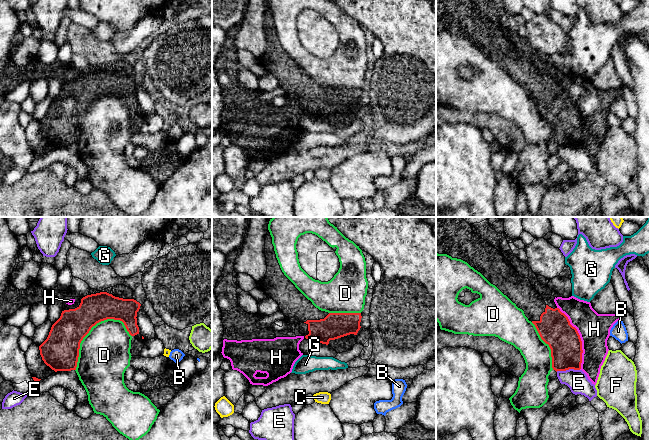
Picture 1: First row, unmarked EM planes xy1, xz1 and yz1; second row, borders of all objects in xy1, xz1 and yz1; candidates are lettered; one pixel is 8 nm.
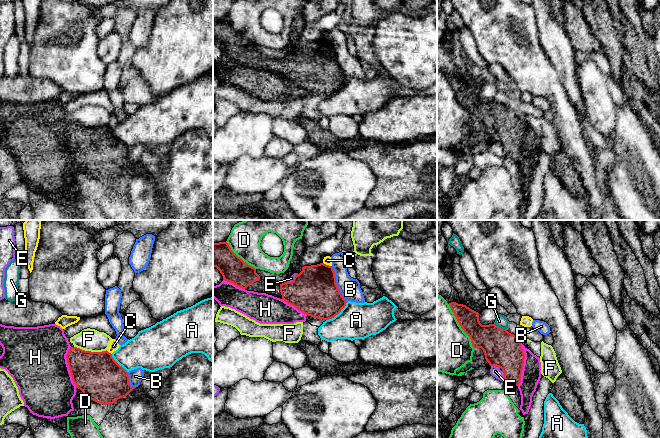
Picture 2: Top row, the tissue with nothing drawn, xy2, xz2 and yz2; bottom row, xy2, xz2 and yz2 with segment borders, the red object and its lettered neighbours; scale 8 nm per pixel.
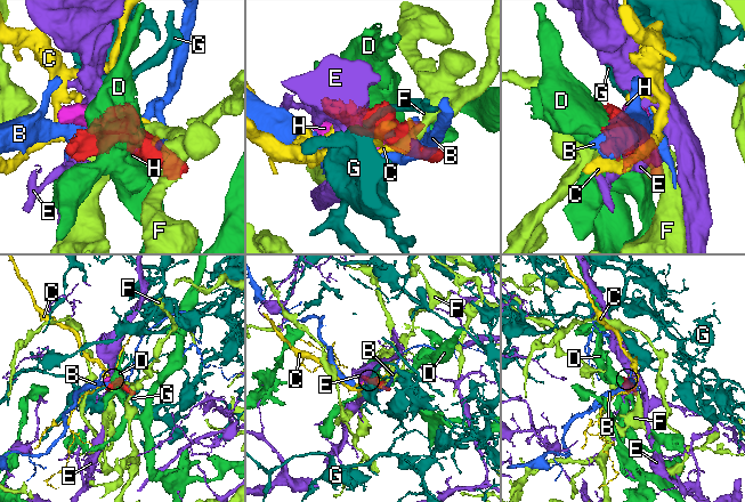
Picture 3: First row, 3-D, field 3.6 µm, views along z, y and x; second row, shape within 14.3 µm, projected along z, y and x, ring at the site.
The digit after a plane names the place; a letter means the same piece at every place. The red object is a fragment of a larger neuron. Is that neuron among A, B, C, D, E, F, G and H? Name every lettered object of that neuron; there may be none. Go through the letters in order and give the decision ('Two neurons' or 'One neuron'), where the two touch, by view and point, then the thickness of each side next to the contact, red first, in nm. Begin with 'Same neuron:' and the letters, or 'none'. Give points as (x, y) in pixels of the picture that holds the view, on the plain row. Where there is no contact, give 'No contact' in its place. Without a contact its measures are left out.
Same neuron: none
A: Two neurons. Touches red at xz2 (337, 90). Thickness 360 nm (red) against 280 nm
B: Two neurons. Touches red at xz2 (336, 60). Thickness 380 nm (red) against 160 nm
C: Two neurons. Touches red at xz2 (327, 41). Thickness 380 nm (red) against 70 nm
D: Two neurons. Touches red at xy1 (87, 109). Thickness 280 nm (red) against 420 nm
E: Two neurons. Touches red at yz1 (567, 145). Thickness 260 nm (red) against 170 nm
F: Two neurons. Touches red at xy2 (90, 127). Thickness 360 nm (red) against 180 nm
G: Two neurons. Touches red at yz2 (499, 103). Thickness 300 nm (red) against 100 nm
H: Two neurons. Touches red at yz1 (580, 114). Thickness 260 nm (red) against 260 nm

